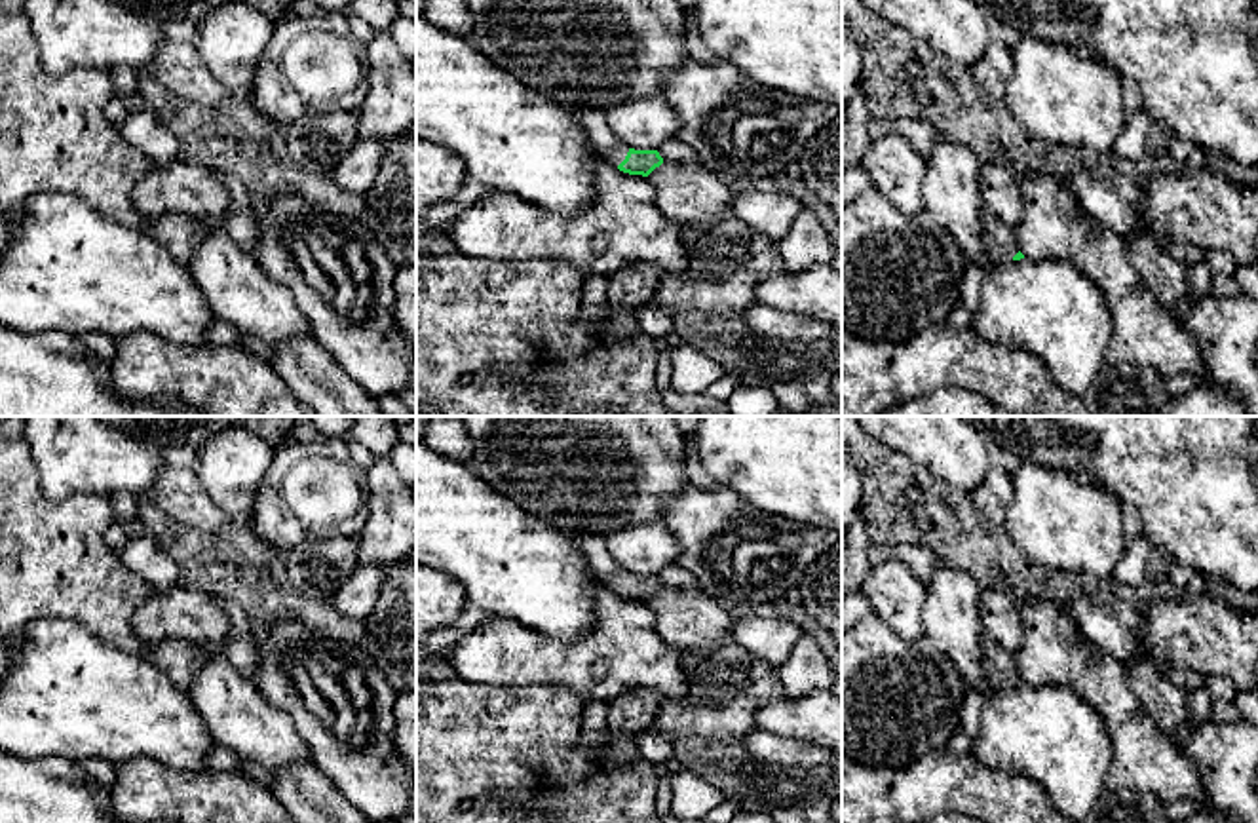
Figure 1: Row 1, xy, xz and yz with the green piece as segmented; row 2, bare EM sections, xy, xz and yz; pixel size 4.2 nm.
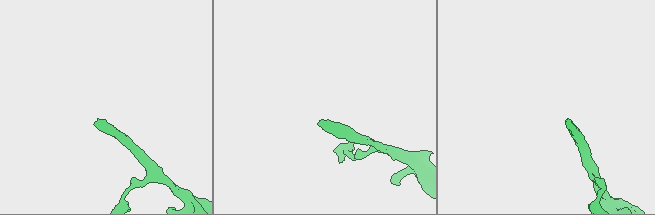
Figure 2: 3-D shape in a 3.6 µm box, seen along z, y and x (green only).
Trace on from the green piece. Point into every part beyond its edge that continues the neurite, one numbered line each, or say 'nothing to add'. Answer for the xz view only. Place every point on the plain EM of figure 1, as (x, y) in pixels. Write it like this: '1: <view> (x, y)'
1: xz (599, 561)

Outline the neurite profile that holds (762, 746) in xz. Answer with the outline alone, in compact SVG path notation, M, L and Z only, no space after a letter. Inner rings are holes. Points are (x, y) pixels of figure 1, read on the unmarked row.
M754 728L743 741L754 762L783 766L821 766L838 762L834 753L827 747L802 737L777 736L766 728Z

